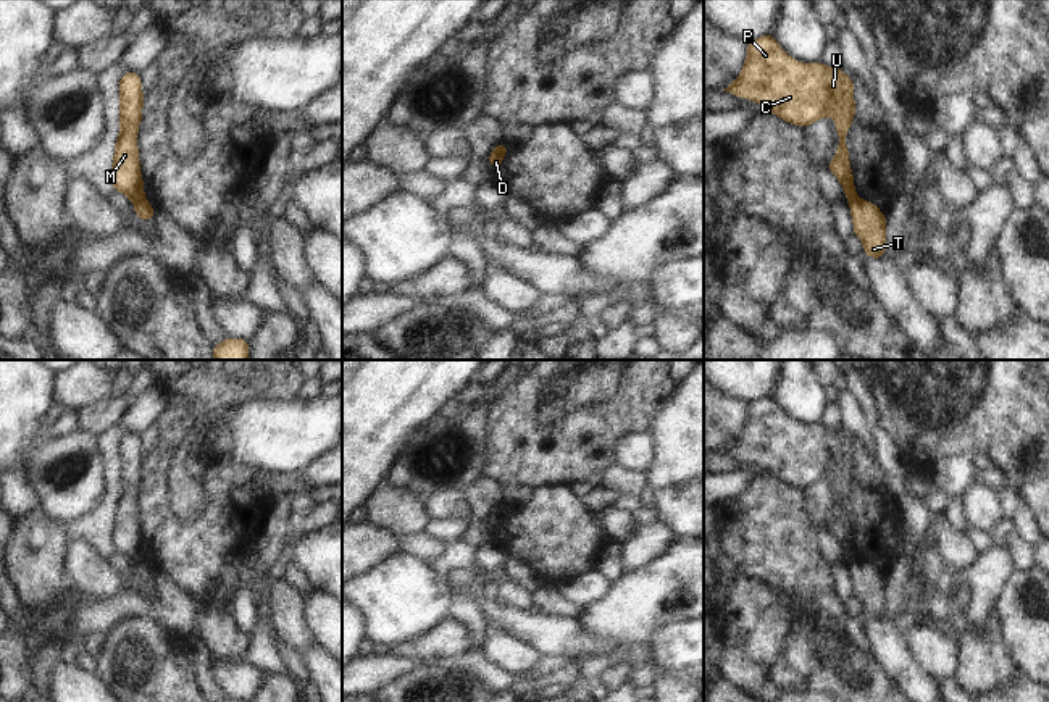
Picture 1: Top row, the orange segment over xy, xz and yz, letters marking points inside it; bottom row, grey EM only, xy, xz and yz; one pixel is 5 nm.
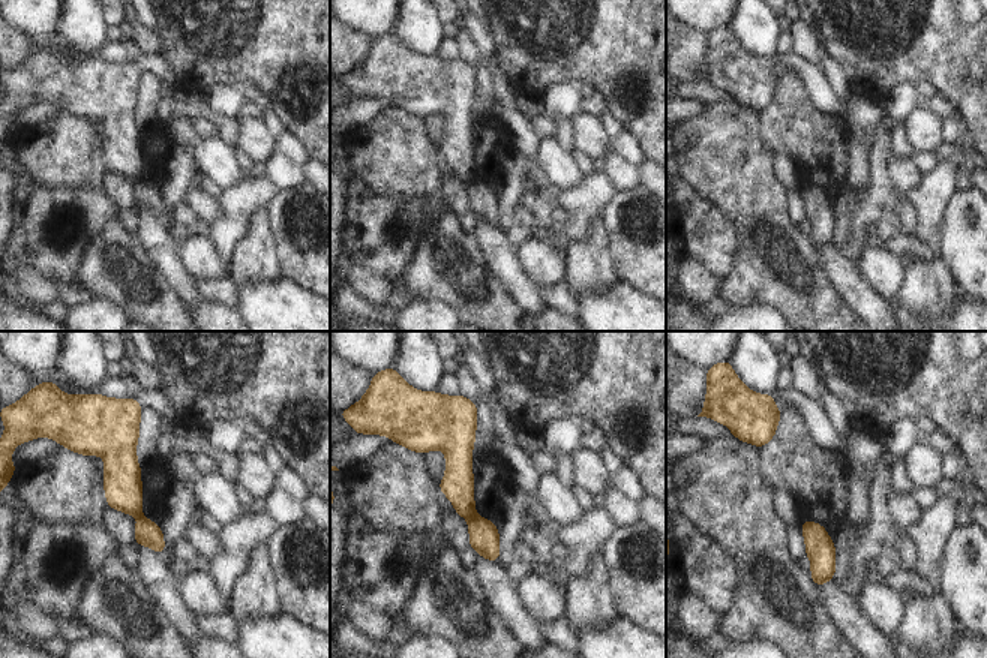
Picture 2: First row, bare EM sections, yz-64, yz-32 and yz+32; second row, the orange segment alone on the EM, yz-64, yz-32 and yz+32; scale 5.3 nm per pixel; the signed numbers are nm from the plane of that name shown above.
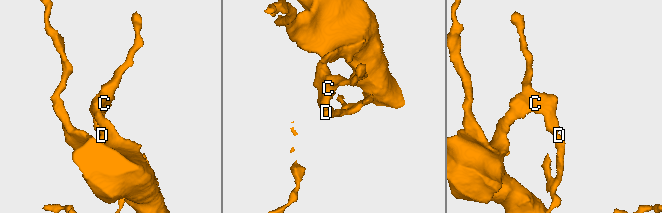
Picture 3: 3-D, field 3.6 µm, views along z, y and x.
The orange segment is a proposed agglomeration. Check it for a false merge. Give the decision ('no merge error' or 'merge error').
merge error

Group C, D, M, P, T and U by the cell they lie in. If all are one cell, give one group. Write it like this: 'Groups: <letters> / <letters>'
Groups: C M P U / D T.

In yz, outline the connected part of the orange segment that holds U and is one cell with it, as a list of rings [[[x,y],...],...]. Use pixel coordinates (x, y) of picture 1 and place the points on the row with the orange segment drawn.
[[[771,34],[747,45],[747,60],[739,77],[723,89],[760,103],[783,121],[807,127],[830,115],[839,134],[838,153],[826,166],[842,184],[846,200],[854,200],[846,134],[854,119],[854,84],[846,73],[823,63],[794,61]]]

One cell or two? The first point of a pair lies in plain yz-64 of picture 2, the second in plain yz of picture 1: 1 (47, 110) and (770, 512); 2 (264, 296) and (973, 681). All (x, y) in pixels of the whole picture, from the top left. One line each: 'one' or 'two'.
1: two
2: two

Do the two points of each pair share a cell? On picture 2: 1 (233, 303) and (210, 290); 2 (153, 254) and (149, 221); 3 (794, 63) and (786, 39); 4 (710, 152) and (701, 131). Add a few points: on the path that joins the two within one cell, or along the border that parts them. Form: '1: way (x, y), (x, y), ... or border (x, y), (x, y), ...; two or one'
1: way (227, 297), (216, 291); one
2: way (153, 246), (152, 228); one
3: border (792, 51), (779, 54); two
4: way (710, 147), (710, 140), (705, 135); one

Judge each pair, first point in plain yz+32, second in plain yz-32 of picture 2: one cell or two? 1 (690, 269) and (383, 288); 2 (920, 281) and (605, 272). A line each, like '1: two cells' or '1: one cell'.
1: one cell
2: one cell

